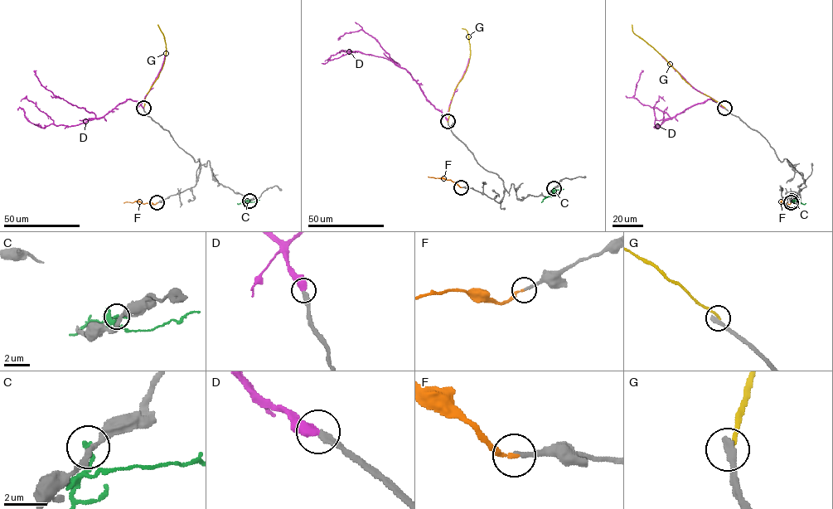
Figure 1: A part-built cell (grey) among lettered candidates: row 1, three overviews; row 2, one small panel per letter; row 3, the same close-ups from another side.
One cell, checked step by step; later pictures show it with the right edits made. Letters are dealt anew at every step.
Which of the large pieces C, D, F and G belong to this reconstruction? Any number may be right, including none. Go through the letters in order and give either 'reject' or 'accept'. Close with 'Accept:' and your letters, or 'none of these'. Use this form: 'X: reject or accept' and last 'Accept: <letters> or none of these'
C: reject
D: accept
F: accept
G: reject
Accept: D, F

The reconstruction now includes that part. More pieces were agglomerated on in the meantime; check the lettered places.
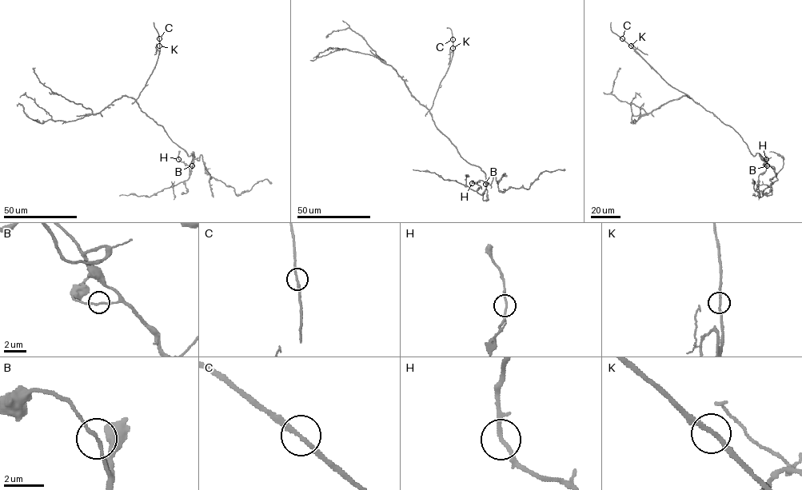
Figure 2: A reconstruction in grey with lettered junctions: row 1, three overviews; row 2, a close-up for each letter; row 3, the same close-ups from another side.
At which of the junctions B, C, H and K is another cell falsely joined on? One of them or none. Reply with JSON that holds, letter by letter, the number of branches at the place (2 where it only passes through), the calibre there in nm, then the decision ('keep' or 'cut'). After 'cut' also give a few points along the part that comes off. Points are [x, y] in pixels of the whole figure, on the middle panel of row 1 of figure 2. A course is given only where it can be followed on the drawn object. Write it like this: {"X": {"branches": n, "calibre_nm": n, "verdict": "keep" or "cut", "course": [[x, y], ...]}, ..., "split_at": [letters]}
{"B": {"branches": 2, "calibre_nm": 160, "verdict": "keep"}, "C": {"branches": 2, "calibre_nm": 180, "verdict": "keep"}, "H": {"branches": 2, "calibre_nm": 180, "verdict": "keep"}, "K": {"branches": 2, "calibre_nm": 180, "verdict": "keep"}, "split_at": []}

